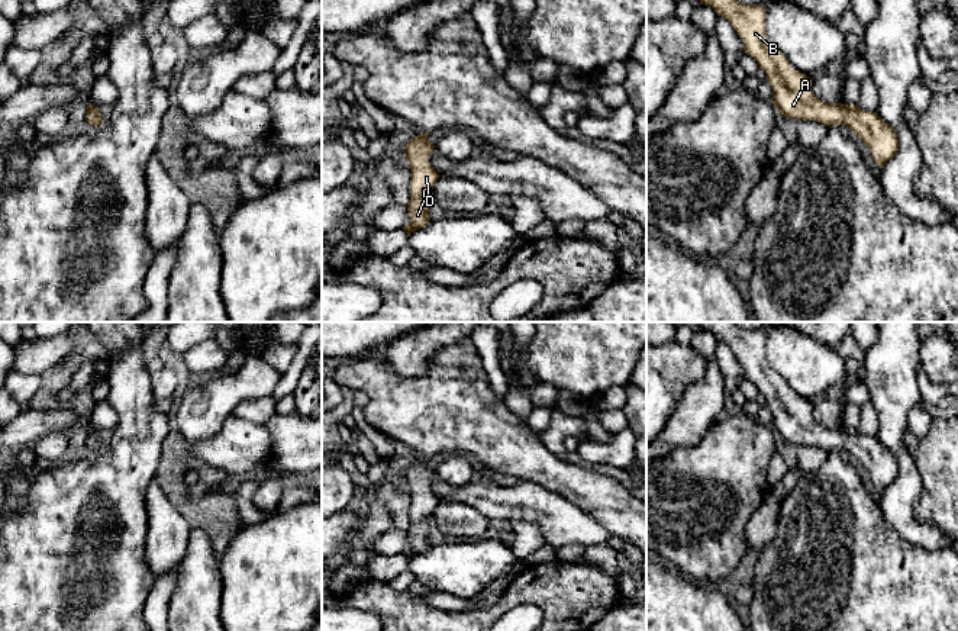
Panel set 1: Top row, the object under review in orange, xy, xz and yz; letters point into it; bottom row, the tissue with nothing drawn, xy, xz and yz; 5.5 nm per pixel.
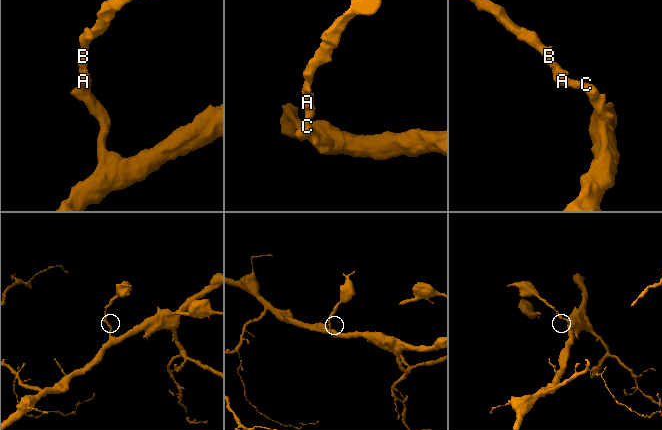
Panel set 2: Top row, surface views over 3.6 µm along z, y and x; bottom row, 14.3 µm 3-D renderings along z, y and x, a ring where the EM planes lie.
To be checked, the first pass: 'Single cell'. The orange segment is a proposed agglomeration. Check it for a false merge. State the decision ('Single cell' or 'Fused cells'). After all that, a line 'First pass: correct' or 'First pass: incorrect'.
Single cell
First pass: correct

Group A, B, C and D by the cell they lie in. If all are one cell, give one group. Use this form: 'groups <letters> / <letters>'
groups A B C D

